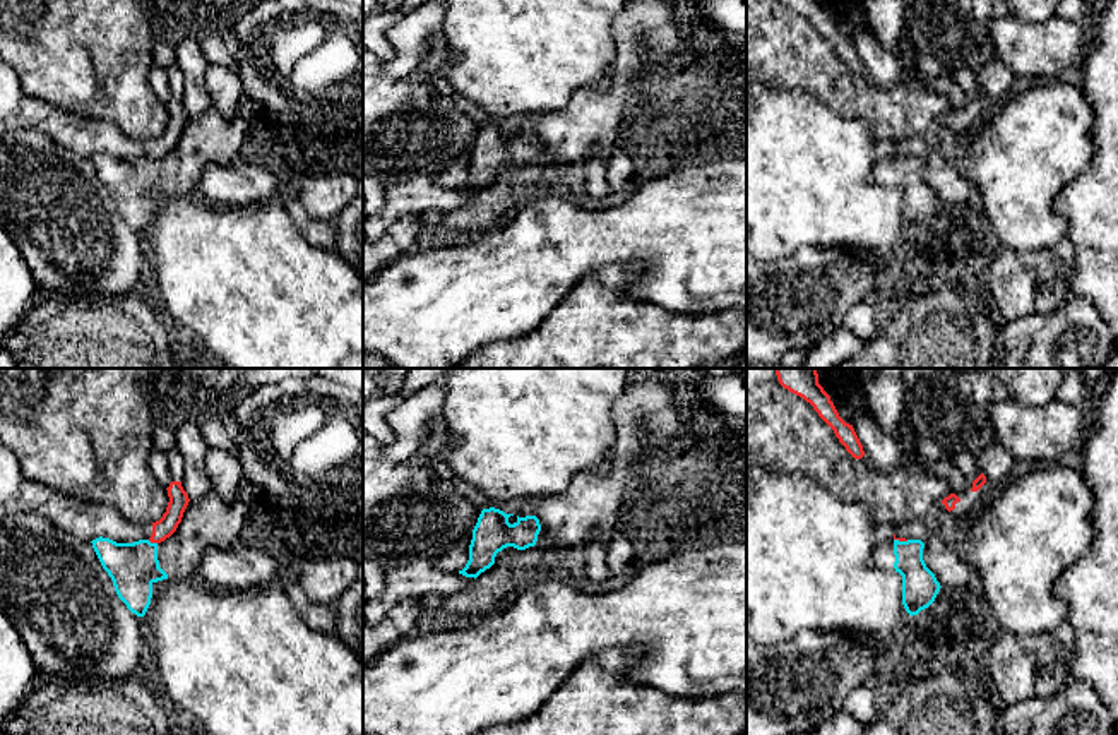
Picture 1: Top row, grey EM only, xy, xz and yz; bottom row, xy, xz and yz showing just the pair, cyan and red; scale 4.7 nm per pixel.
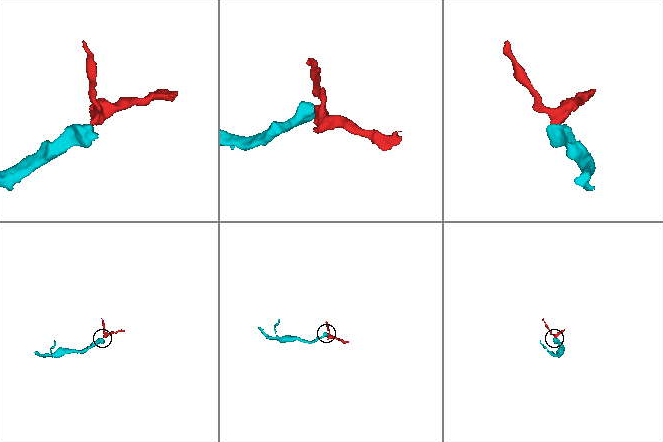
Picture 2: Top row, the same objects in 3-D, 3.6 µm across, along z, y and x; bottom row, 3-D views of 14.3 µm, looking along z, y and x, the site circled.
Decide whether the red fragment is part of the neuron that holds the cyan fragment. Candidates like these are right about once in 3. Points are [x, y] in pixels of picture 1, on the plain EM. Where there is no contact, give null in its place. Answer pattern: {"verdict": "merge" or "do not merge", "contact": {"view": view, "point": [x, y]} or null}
{"verdict": "do not merge", "contact": {"view": "xy", "point": [153, 160]}}

